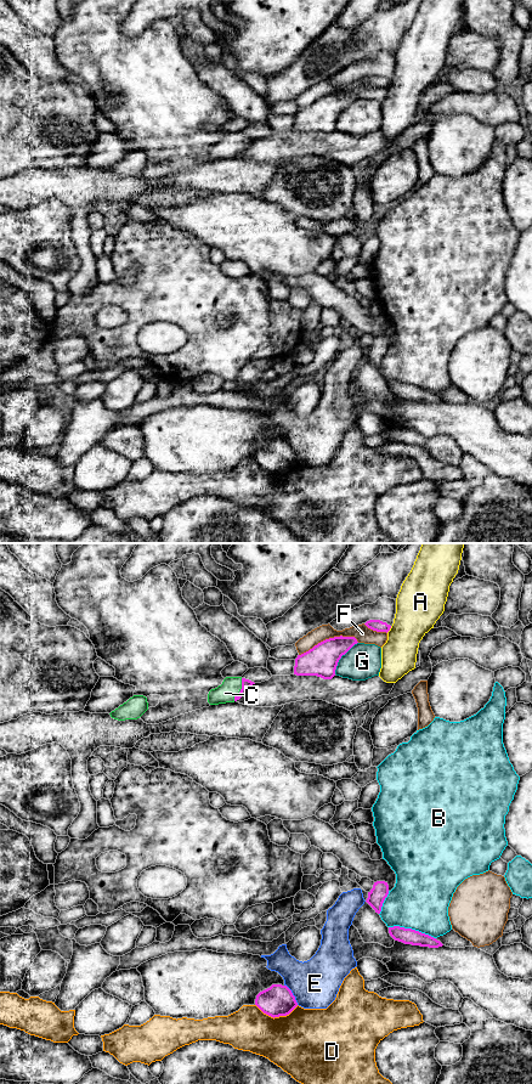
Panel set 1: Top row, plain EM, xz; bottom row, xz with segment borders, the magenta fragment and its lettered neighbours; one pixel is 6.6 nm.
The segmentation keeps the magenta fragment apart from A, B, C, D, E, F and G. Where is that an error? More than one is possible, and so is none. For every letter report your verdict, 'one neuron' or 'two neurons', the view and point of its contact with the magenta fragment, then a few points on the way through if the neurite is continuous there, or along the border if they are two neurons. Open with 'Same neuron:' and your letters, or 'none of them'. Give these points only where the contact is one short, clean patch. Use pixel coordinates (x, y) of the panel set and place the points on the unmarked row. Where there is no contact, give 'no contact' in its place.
Same neuron: C
A: two neurons | xz (389, 85)
B: two neurons | xz (411, 384)
C: one neuron | xz (241, 145) | across xz (247, 140), (241, 145), (232, 145), (225, 148)
D: two neurons | xz (277, 472)
E: two neurons | xz (292, 450)
F: two neurons | xz (329, 94)
G: two neurons | xz (340, 113)

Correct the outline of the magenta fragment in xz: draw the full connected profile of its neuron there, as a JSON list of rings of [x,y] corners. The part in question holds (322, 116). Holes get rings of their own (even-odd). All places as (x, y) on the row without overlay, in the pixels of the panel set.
[[[340,91],[326,95],[309,107],[298,111],[294,130],[332,135],[335,131],[335,125],[341,112],[357,98],[355,92]]]

